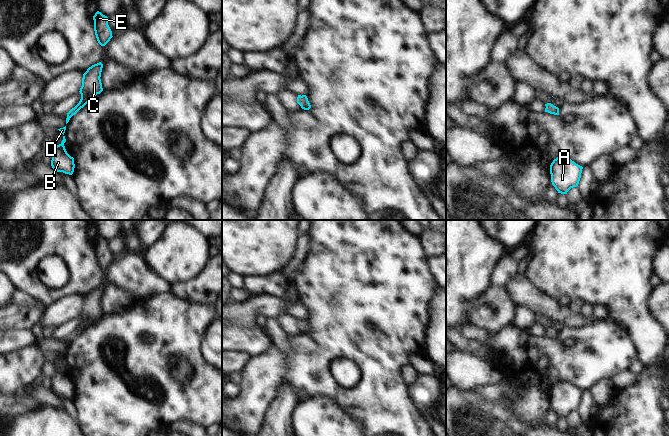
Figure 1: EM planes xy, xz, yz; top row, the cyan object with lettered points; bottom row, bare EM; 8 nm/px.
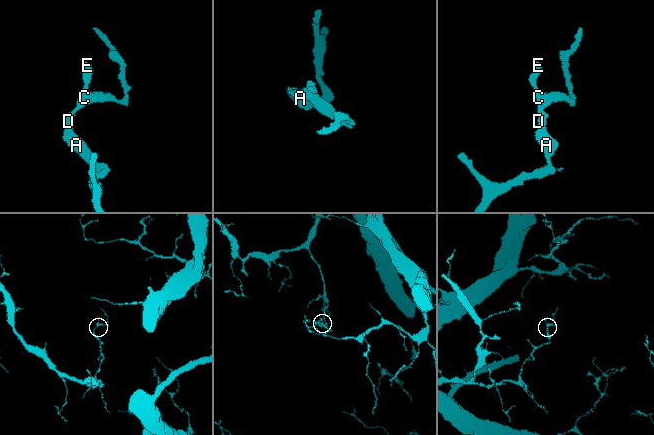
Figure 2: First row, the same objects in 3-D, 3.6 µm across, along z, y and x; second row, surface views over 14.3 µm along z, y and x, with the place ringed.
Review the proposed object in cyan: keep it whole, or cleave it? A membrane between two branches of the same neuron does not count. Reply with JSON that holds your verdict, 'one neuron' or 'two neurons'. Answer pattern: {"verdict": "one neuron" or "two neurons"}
{"verdict": "one neuron"}

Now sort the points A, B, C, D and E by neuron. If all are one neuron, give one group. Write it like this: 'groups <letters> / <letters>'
groups A B C D E

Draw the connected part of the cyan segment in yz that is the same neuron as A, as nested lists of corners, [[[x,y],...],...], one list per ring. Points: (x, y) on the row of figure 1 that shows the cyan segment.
[[[557,157],[550,165],[552,185],[558,193],[567,194],[571,188],[578,186],[582,169],[569,158]]]

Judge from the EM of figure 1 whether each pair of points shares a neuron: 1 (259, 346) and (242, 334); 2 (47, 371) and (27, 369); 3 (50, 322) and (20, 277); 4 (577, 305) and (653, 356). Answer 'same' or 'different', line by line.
1: same
2: different
3: different
4: different

